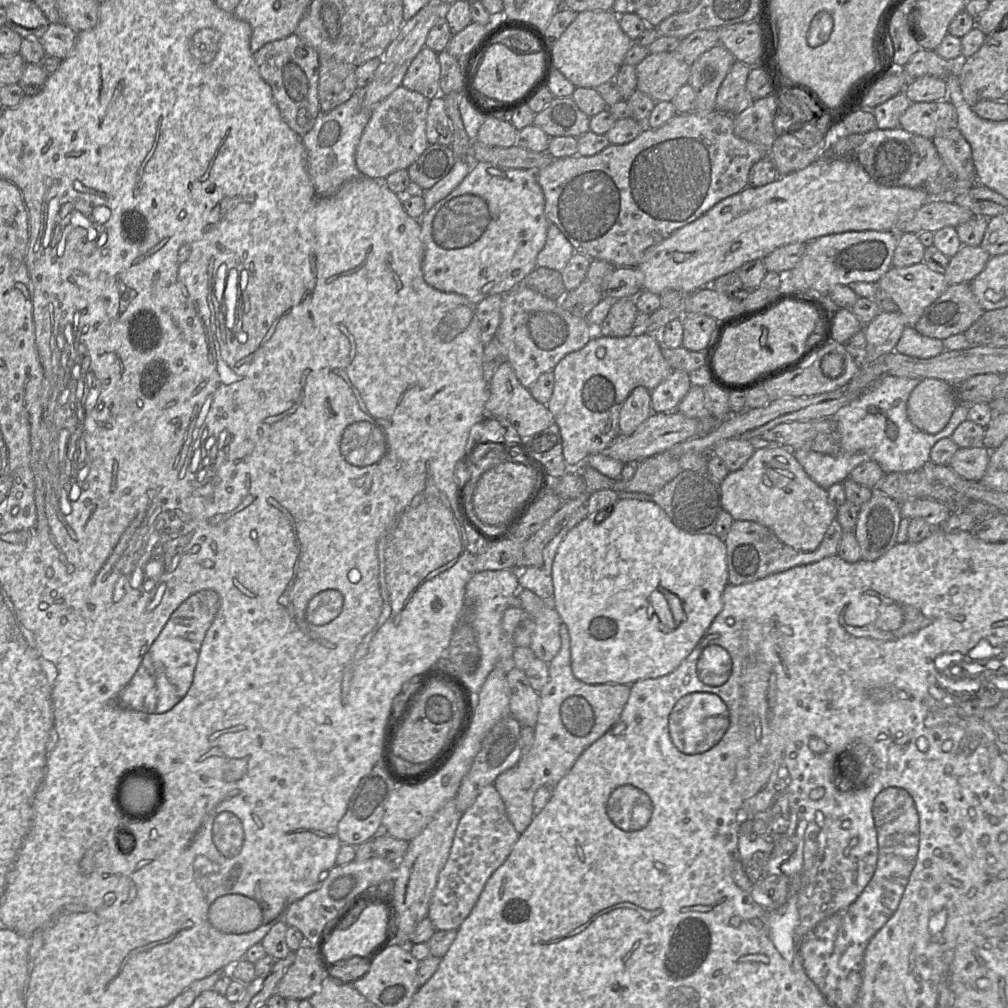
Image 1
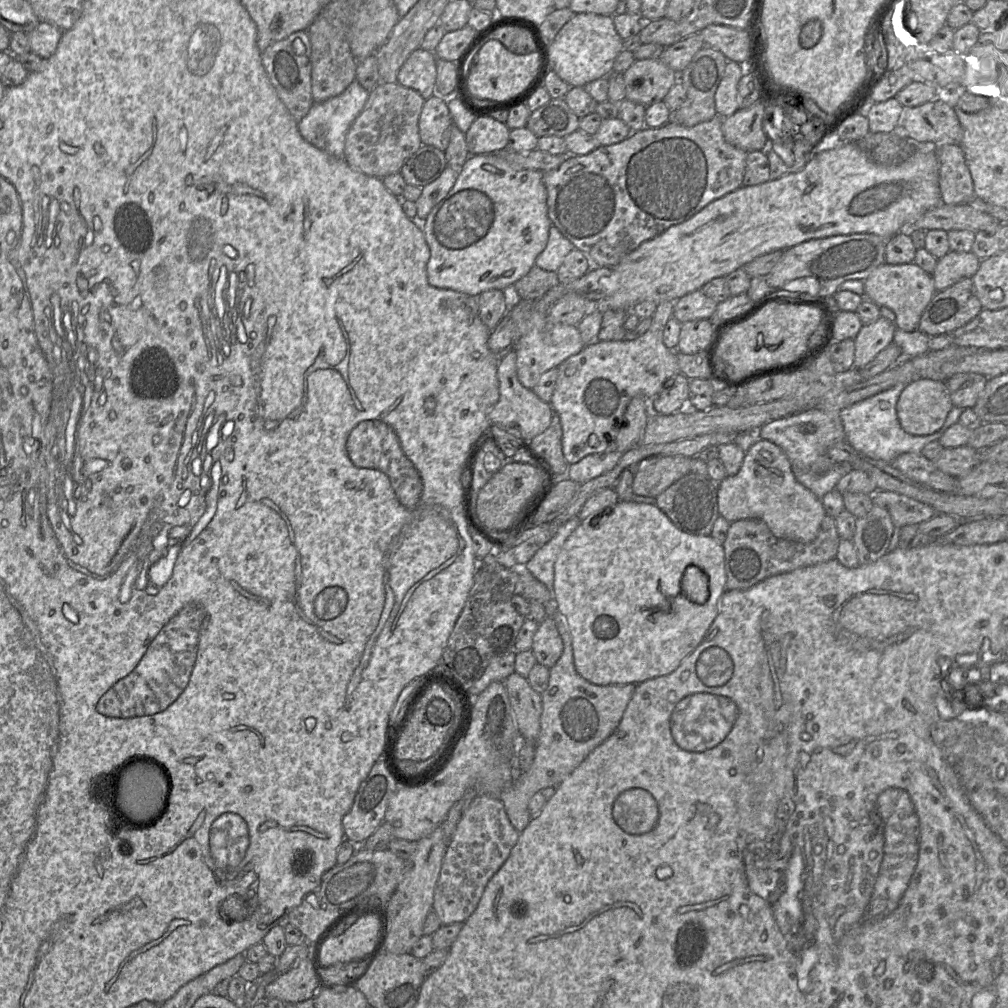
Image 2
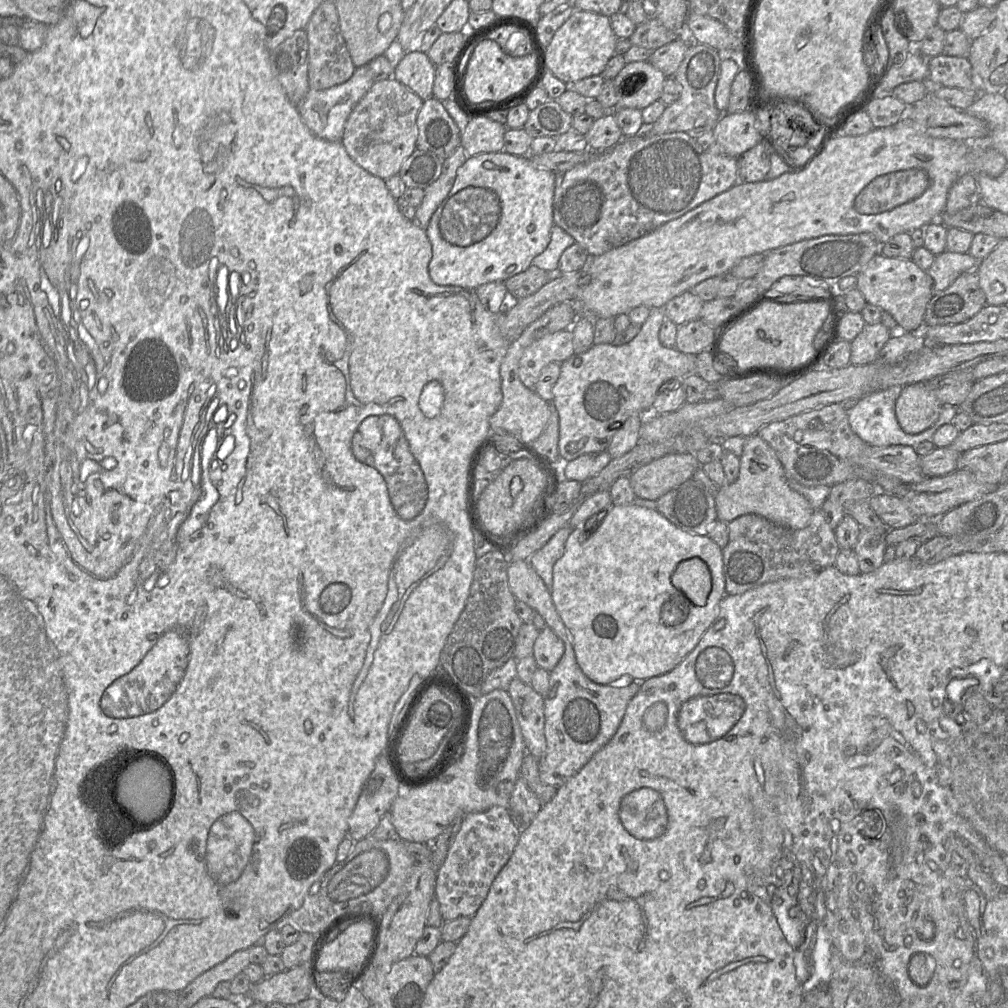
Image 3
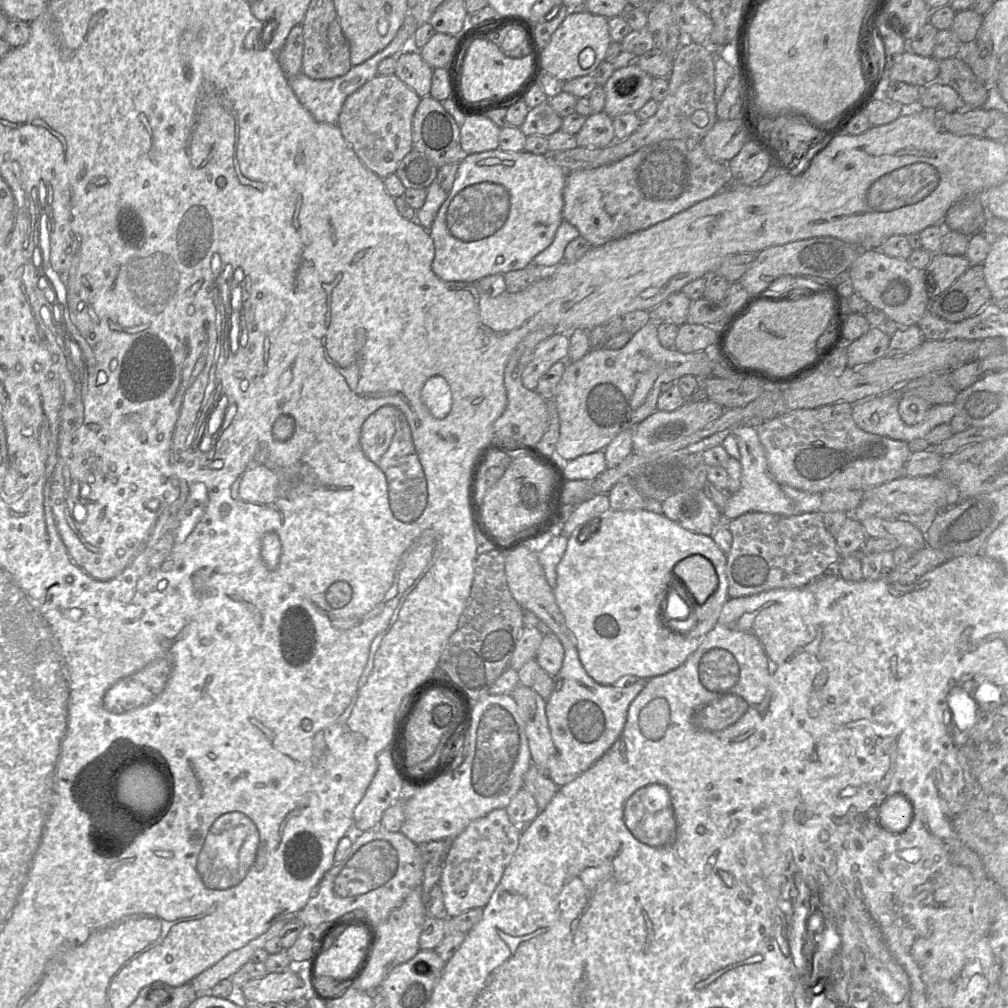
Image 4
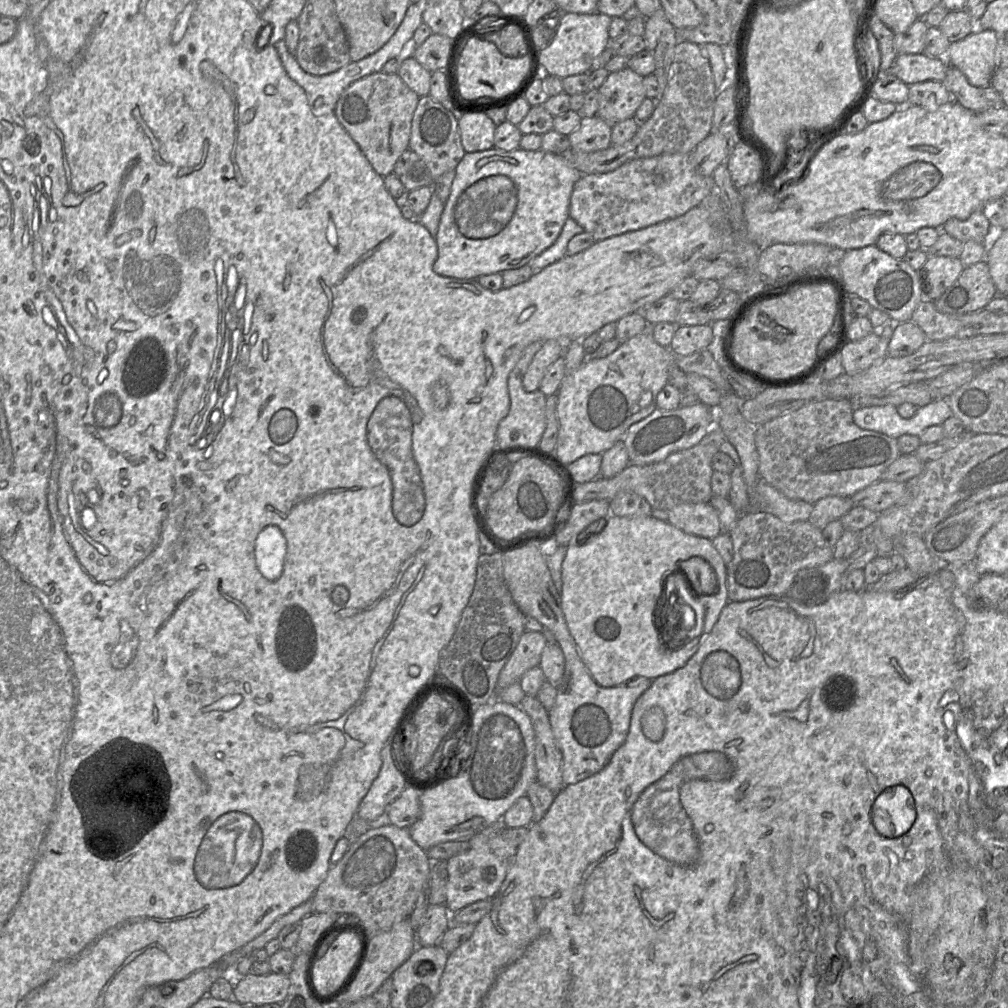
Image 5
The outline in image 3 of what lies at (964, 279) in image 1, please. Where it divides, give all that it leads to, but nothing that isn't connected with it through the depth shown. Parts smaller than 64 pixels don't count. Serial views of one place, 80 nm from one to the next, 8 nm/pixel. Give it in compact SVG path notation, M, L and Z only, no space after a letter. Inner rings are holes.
M944 251L936 255L927 273L932 278L933 291L949 287L962 273L977 269L979 261L967 253Z

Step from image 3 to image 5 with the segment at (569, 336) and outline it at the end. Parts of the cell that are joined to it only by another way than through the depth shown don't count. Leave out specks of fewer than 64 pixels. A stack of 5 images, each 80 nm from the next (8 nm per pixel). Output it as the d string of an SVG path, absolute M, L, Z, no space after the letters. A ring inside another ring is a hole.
M549 339L543 342L542 347L534 355L524 377L523 386L526 391L533 392L539 389L541 380L547 368L564 354L564 341Z

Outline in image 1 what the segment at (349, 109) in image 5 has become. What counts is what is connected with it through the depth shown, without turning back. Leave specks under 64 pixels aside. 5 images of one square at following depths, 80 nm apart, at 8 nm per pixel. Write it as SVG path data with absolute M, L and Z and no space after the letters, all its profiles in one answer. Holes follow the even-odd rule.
M401 85L372 110L355 155L362 175L385 180L391 173L407 169L419 159L430 145L426 135L429 104L428 98Z

